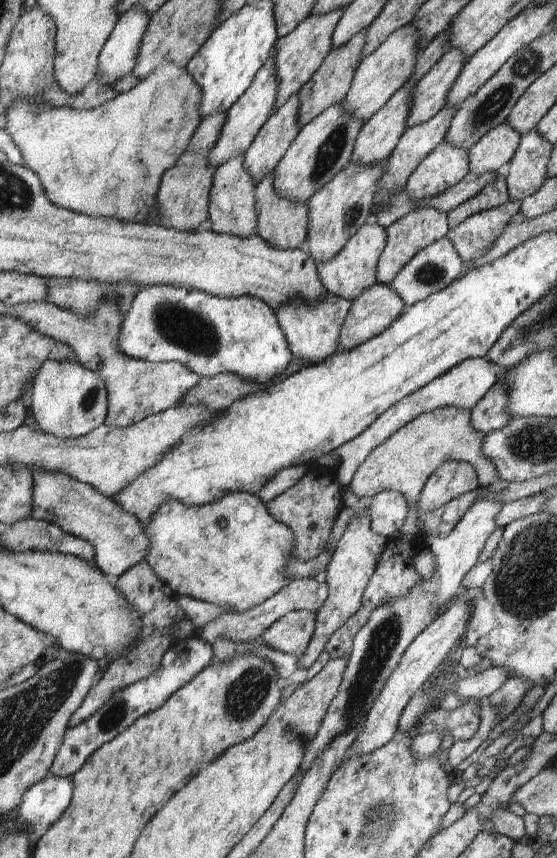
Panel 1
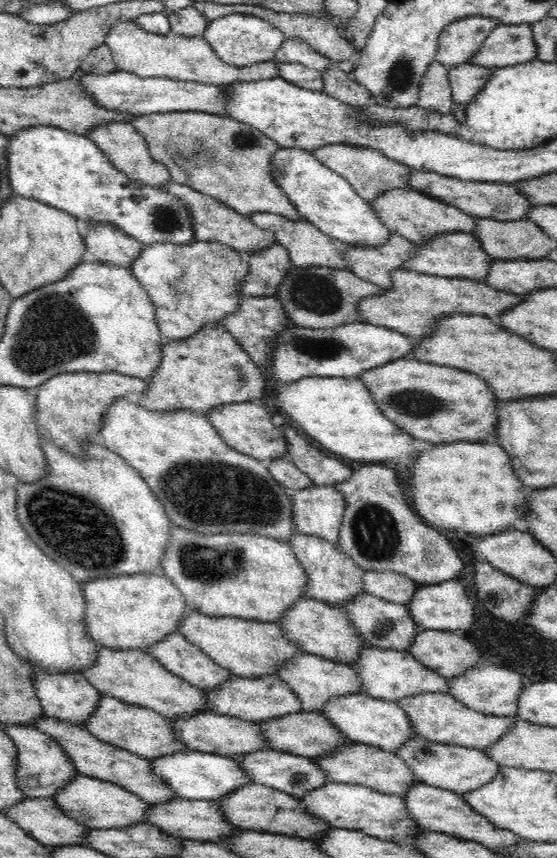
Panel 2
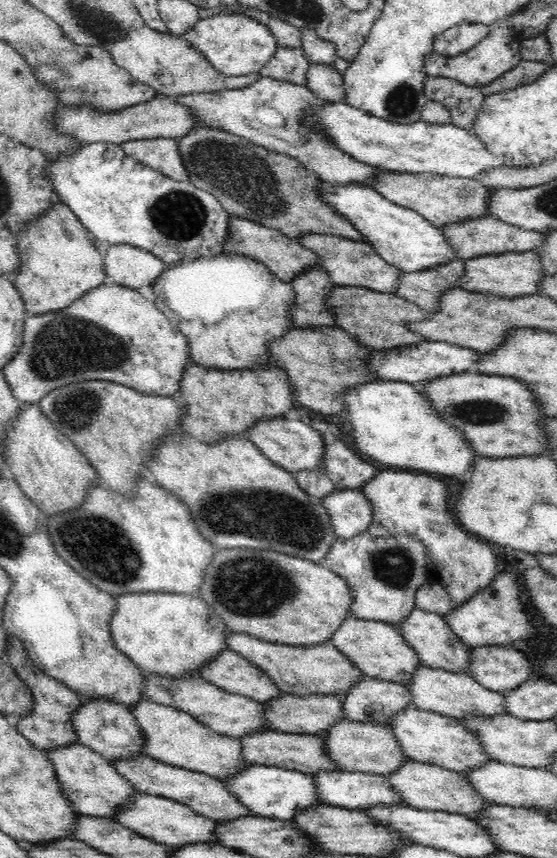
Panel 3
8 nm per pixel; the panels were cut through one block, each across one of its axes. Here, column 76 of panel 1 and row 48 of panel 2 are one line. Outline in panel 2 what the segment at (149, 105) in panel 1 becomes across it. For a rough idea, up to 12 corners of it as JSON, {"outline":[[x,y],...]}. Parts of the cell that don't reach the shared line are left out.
{"outline":[[116,22],[118,71],[222,87],[279,77],[275,60],[238,68],[203,36]]}

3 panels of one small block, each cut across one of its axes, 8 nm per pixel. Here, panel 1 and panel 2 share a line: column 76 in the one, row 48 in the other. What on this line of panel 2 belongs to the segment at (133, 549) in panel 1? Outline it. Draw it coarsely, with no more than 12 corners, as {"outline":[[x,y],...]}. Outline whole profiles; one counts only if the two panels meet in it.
{"outline":[[499,24],[469,63],[485,68],[536,59],[531,24]]}

